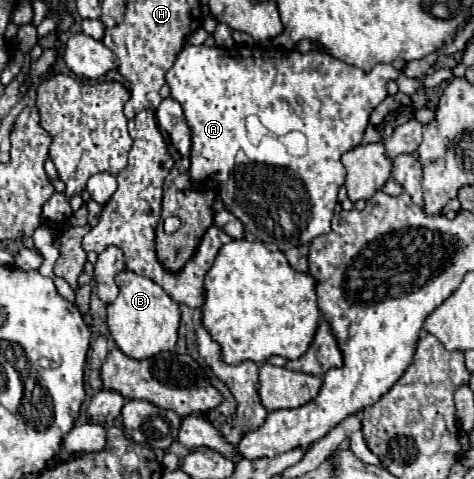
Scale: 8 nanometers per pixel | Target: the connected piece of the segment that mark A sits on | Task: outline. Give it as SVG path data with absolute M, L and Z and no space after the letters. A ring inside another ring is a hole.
M188 44L176 58L174 66L168 70L166 74L166 82L172 90L172 98L178 100L184 108L184 116L188 120L188 126L192 130L192 150L190 150L190 160L192 160L192 166L190 166L190 178L194 182L206 182L206 180L212 180L216 182L218 186L218 200L222 200L226 204L226 208L238 216L246 228L246 236L252 236L256 234L256 240L262 240L264 244L272 244L276 246L278 250L286 252L294 246L300 246L300 244L310 244L312 238L320 236L320 234L326 234L330 232L330 220L332 220L332 214L334 214L334 206L336 206L336 194L338 194L338 188L344 184L344 176L346 176L346 170L340 162L340 156L344 152L348 152L350 148L356 148L360 142L362 142L362 136L364 136L364 128L368 124L368 118L370 118L370 112L372 108L376 108L384 98L386 98L386 80L396 80L398 78L398 70L392 66L392 64L376 64L370 72L362 72L360 68L354 68L346 62L340 62L340 60L334 60L330 54L324 54L324 52L308 52L308 54L300 54L298 50L268 50L268 48L260 48L260 46L236 46L236 48L208 48L208 46L192 46ZM262 110L278 110L280 118L276 120L276 128L272 130L274 134L288 134L292 130L300 130L306 140L308 140L308 152L306 156L286 156L284 160L276 160L276 162L268 162L268 160L262 160L262 154L254 156L254 158L246 158L246 160L240 160L240 164L236 162L236 156L238 156L238 150L242 148L242 134L246 134L246 118L250 114L258 116L260 122L262 122Z

